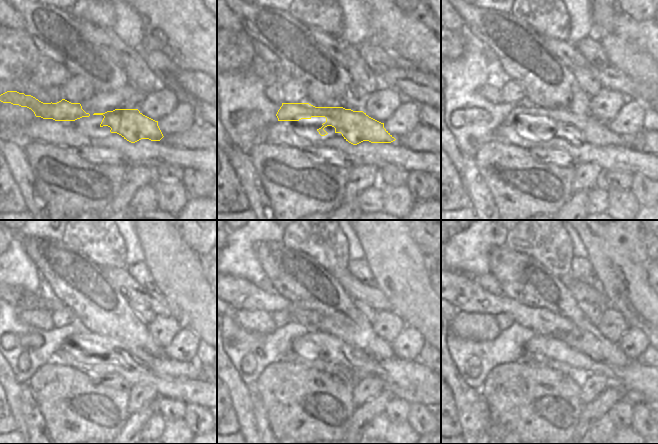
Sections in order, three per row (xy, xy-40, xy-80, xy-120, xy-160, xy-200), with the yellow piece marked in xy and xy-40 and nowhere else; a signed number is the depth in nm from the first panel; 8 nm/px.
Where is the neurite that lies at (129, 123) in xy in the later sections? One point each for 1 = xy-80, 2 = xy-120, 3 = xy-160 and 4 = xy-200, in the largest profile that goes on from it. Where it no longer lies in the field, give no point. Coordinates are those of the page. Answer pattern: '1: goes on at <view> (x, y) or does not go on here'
1: goes on at xy-80 (584, 128)
2: goes on at xy-120 (127, 357)
3: goes on at xy-160 (397, 371)
4: goes on at xy-200 (637, 376)

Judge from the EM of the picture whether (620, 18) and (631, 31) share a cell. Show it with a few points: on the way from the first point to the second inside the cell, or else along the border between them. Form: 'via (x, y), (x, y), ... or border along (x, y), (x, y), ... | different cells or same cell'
via (622, 21), (628, 28) | same cell

